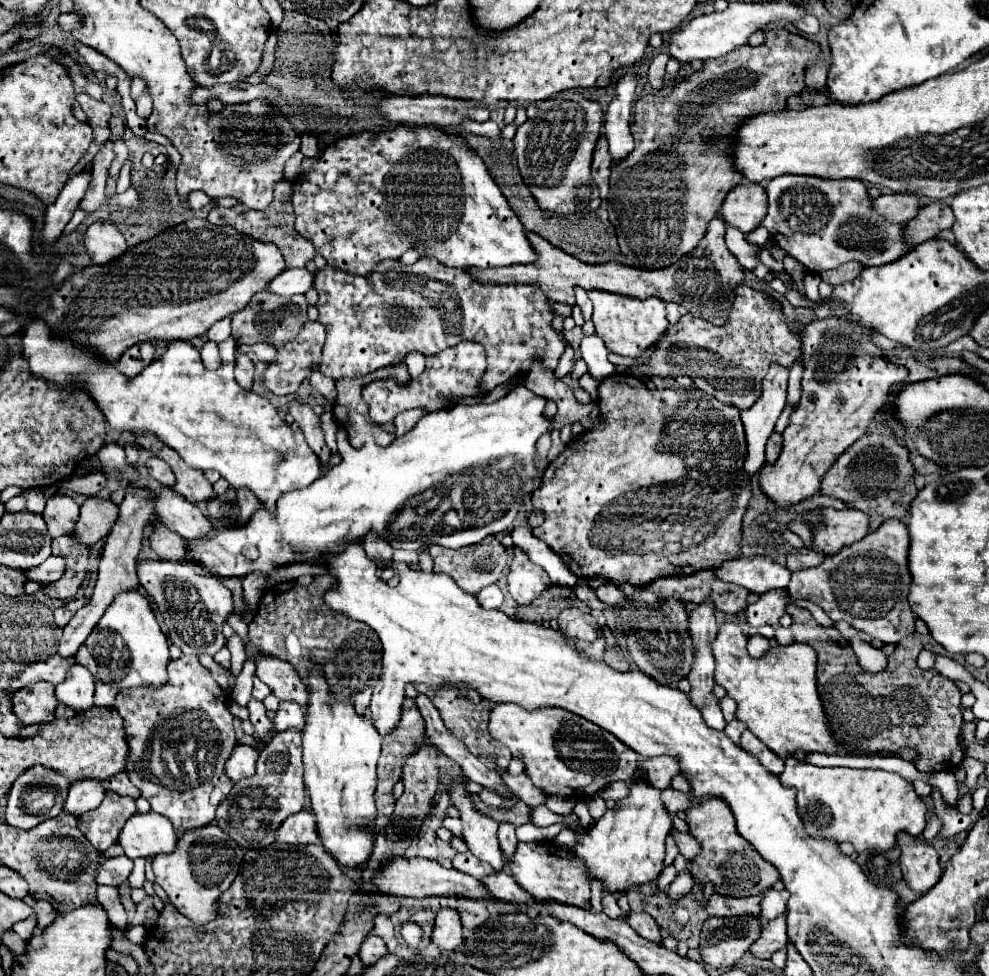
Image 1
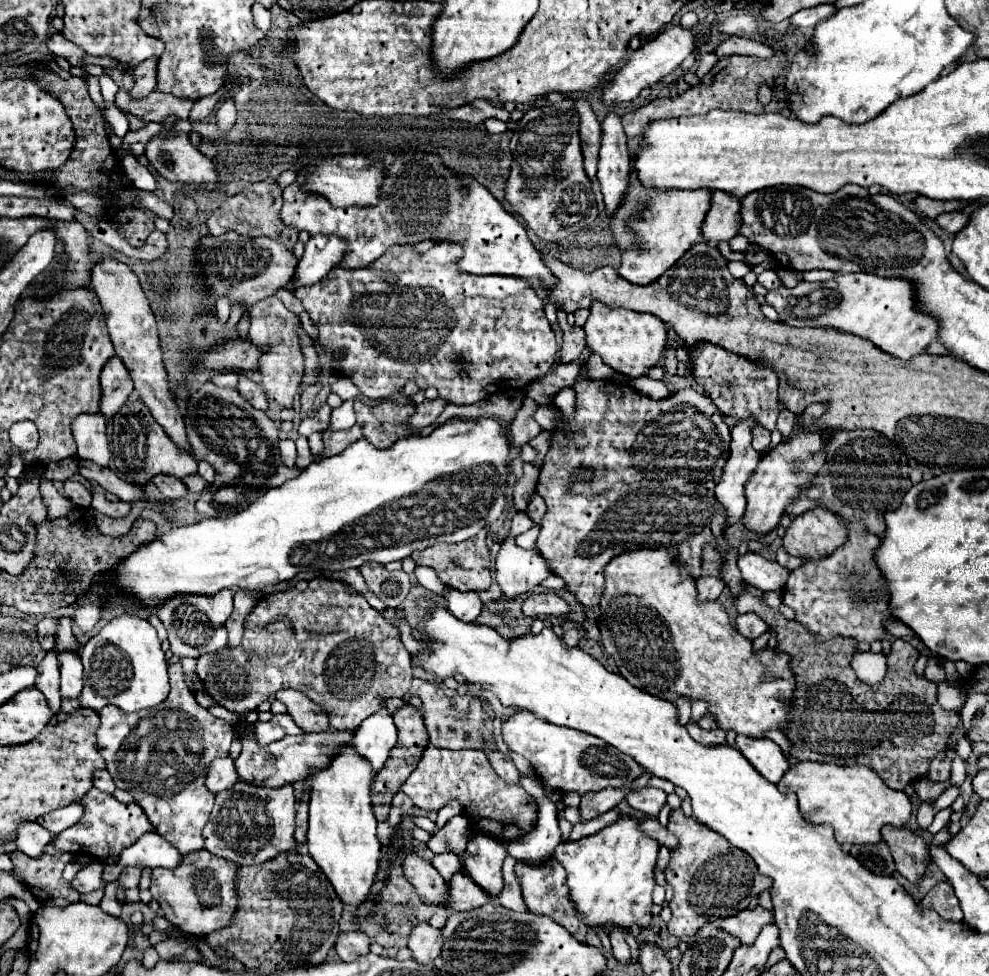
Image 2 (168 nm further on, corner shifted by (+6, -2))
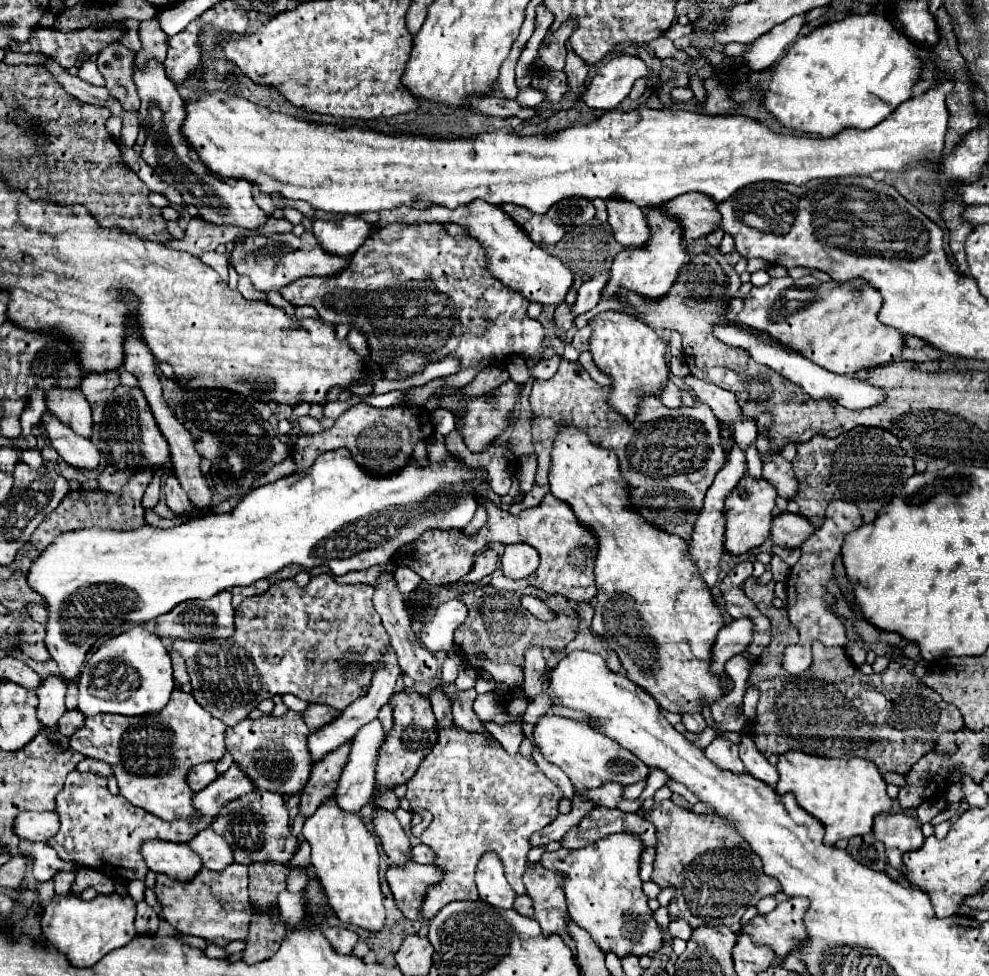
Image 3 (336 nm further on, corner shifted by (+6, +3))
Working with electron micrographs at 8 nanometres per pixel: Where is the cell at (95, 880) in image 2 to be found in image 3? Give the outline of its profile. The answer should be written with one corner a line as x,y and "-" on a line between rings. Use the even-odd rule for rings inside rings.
61,871
61,873
55,877
55,893
57,893
57,895
69,895
73,883
75,883
75,873

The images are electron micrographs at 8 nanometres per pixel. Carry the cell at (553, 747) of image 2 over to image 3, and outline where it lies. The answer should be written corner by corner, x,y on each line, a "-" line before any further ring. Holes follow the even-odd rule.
547,713
539,717
539,721
535,723
533,739
541,755
549,763
563,769
571,779
575,791
579,793
597,789
609,781
617,781
623,785
637,783
645,779
649,773
649,767
645,767
645,763
641,763
631,751
625,751
613,739
605,737
603,733
597,733
587,721
573,721
567,717
557,717
553,713

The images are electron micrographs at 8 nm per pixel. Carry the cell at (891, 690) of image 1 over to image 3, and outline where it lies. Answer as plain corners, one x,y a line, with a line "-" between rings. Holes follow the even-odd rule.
751,577
745,581
745,595
757,605
757,609
771,621
773,629
773,641
765,647
761,653
761,663
757,669
751,671
749,685
753,683
759,687
759,705
757,705
757,723
749,729
755,733
755,741
759,751
763,751
767,757
771,755
783,755
787,751
803,751
817,757
837,757
837,759
869,759
873,761
881,775
885,773
903,773
907,771
925,755
931,753
935,747
935,741
943,731
957,731
963,729
963,717
957,711
957,707
945,703
941,695
937,695
933,689
921,685
921,681
915,677
915,661
905,657
903,653
895,655
889,663
889,667
883,673
865,675
861,673
851,659
847,657
843,647
815,647
813,651
813,663
807,671
789,675
783,669
783,651
789,643
797,641
797,631
791,629
791,623
787,619
785,609
777,609
773,601
773,587
775,581
769,581
765,585
759,583
757,577

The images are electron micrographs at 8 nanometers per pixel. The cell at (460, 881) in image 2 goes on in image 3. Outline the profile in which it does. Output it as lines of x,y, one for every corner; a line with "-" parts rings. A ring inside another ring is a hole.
407,863
403,867
389,867
387,869
387,883
395,897
397,907
403,911
407,919
419,919
419,909
425,899
425,891
429,885
439,883
443,879
441,867
435,865
419,865

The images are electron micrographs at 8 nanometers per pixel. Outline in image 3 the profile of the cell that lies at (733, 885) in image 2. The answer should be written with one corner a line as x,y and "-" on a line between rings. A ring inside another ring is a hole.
673,801
653,805
649,817
643,809
639,813
657,827
657,855
651,881
659,887
677,887
677,897
667,907
673,921
685,919
691,929
707,925
711,919
735,917
739,921
747,907
761,897
781,891
779,883
763,873
763,865
751,847
719,815
697,815

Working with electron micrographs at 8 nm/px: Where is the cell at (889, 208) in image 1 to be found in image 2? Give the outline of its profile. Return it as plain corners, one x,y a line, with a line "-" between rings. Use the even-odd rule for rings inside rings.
917,196
915,204
917,204
917,210
921,216
935,220
939,214
961,210
961,208
969,206
971,202
965,202
965,200
929,200
927,196

